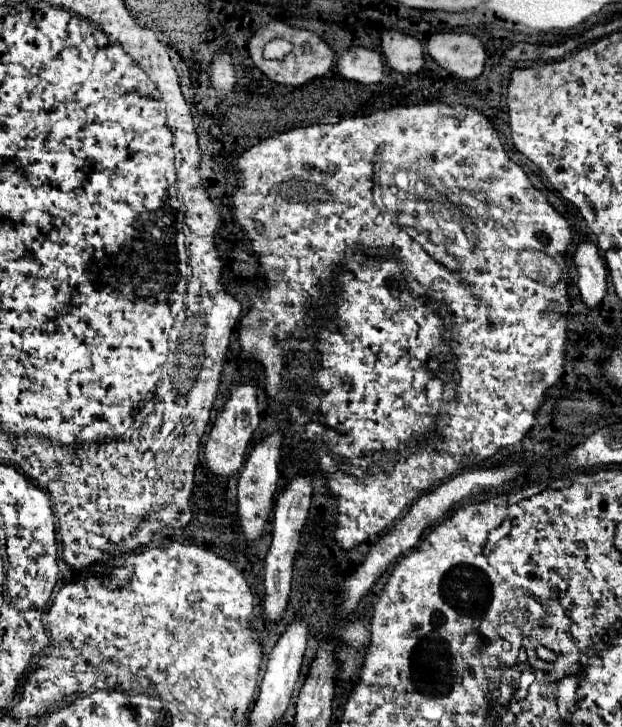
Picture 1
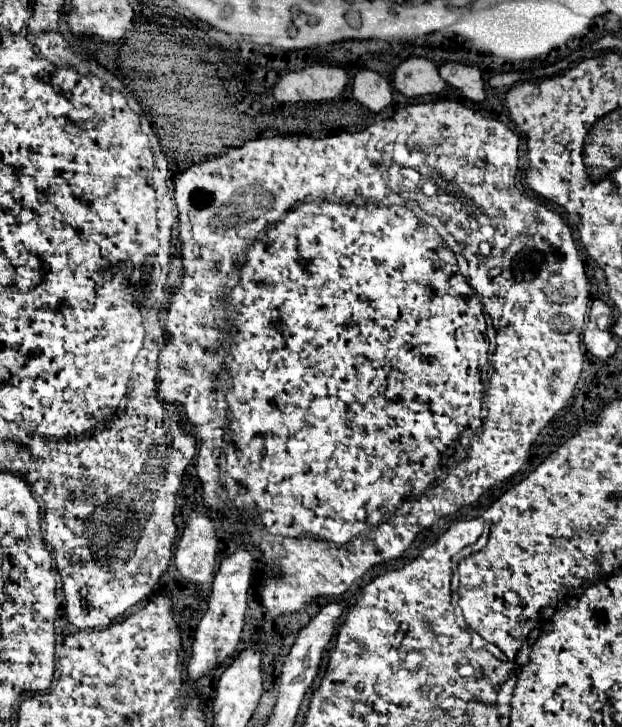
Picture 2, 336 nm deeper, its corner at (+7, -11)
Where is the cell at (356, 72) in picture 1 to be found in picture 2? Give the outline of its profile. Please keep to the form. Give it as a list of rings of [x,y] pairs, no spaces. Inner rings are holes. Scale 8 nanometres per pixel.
[[[361,70],[353,78],[353,98],[371,112],[381,112],[393,100],[393,88],[387,78],[377,72]]]

